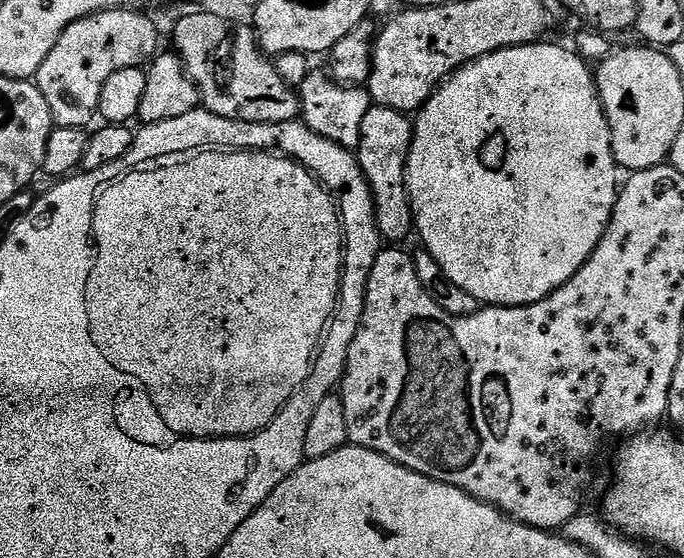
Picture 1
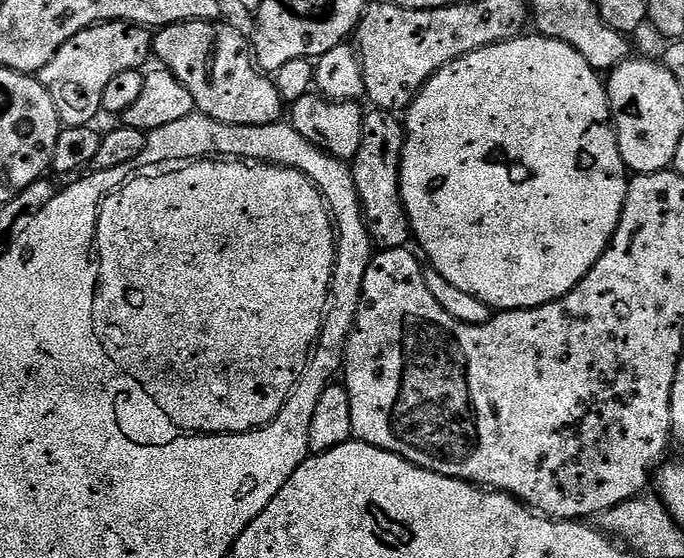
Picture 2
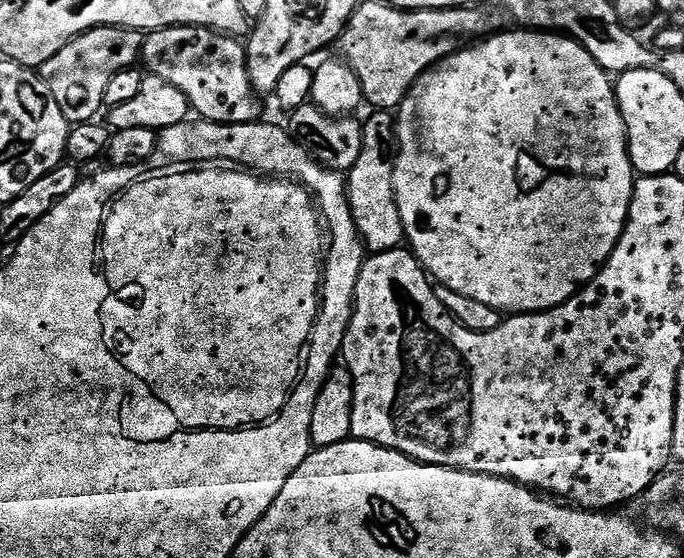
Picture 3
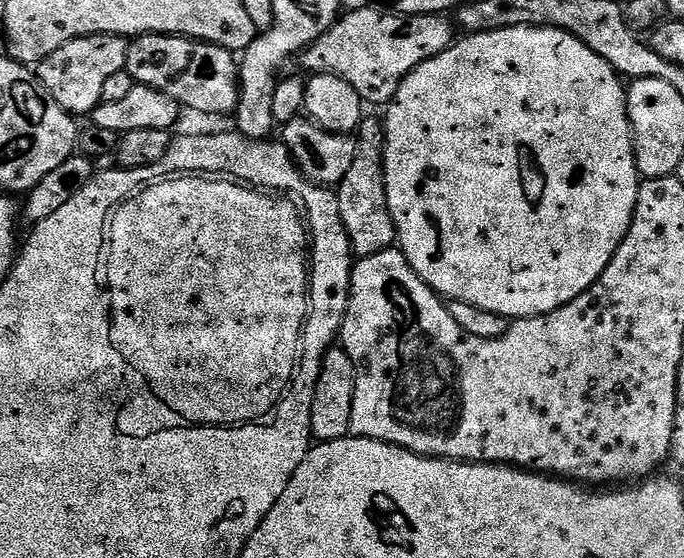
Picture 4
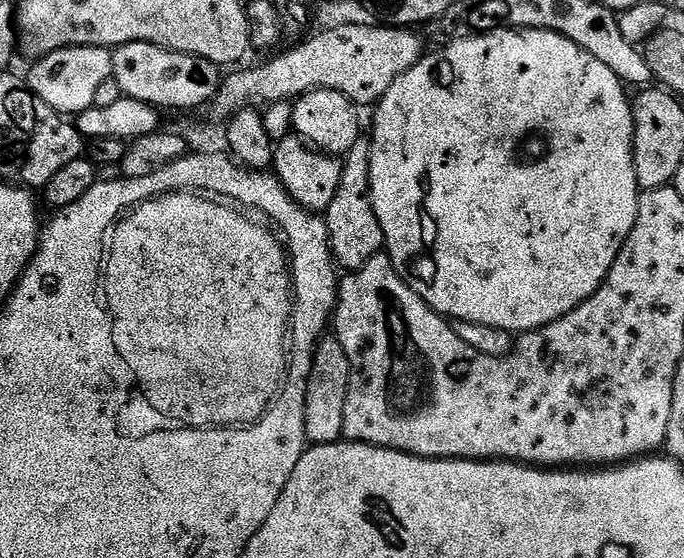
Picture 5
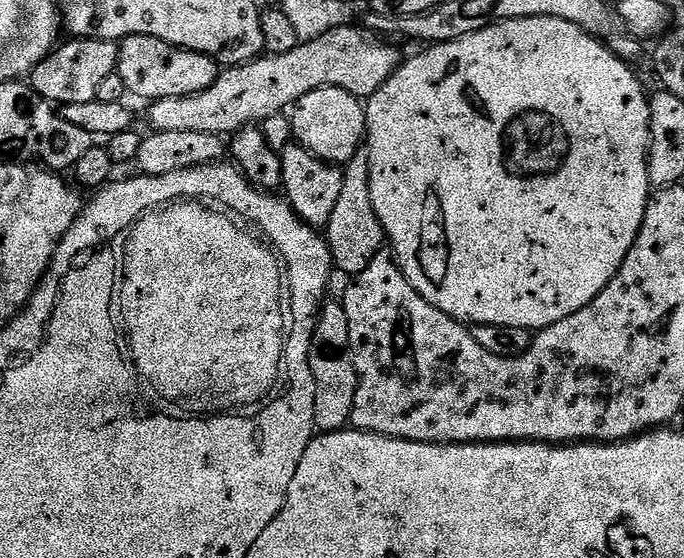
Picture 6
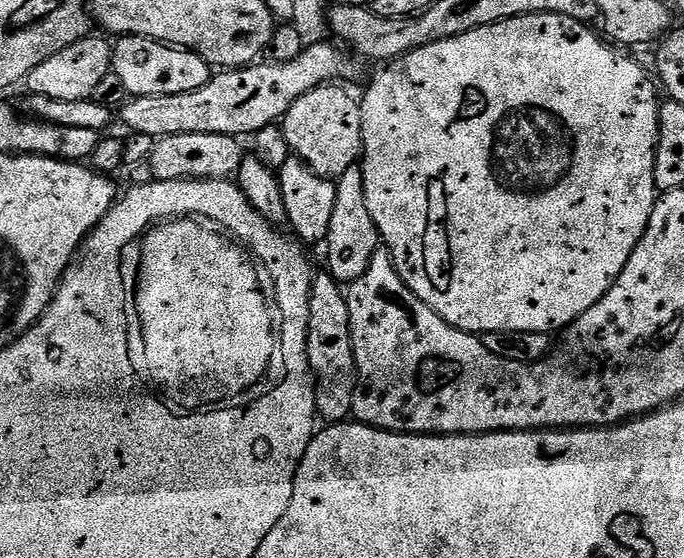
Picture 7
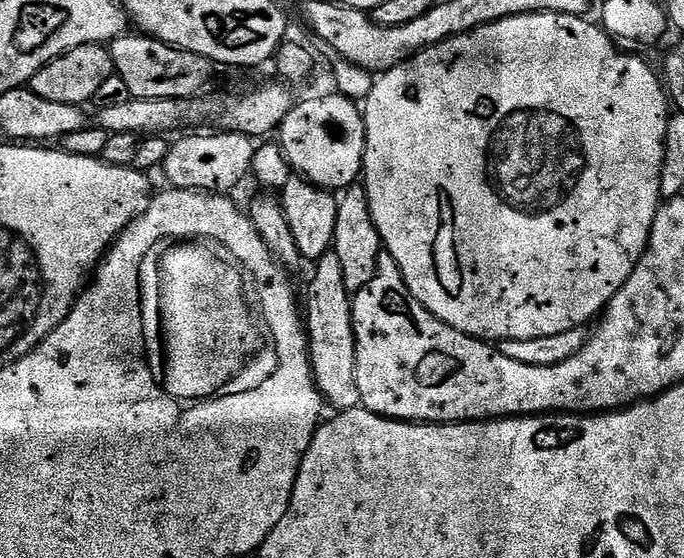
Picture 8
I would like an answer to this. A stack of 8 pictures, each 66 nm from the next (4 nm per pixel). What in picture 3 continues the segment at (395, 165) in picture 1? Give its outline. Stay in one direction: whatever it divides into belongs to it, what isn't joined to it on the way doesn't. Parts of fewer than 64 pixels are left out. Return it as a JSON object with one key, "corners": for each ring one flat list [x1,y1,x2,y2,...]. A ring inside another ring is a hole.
{"corners":[[376,110,373,116,363,121,364,137,362,138,362,154,358,154,358,162,346,174,346,203,350,206,356,232,364,242,369,253,389,252,405,243,402,214,398,214,398,202,394,194,394,149,396,148,396,117,391,111]]}

